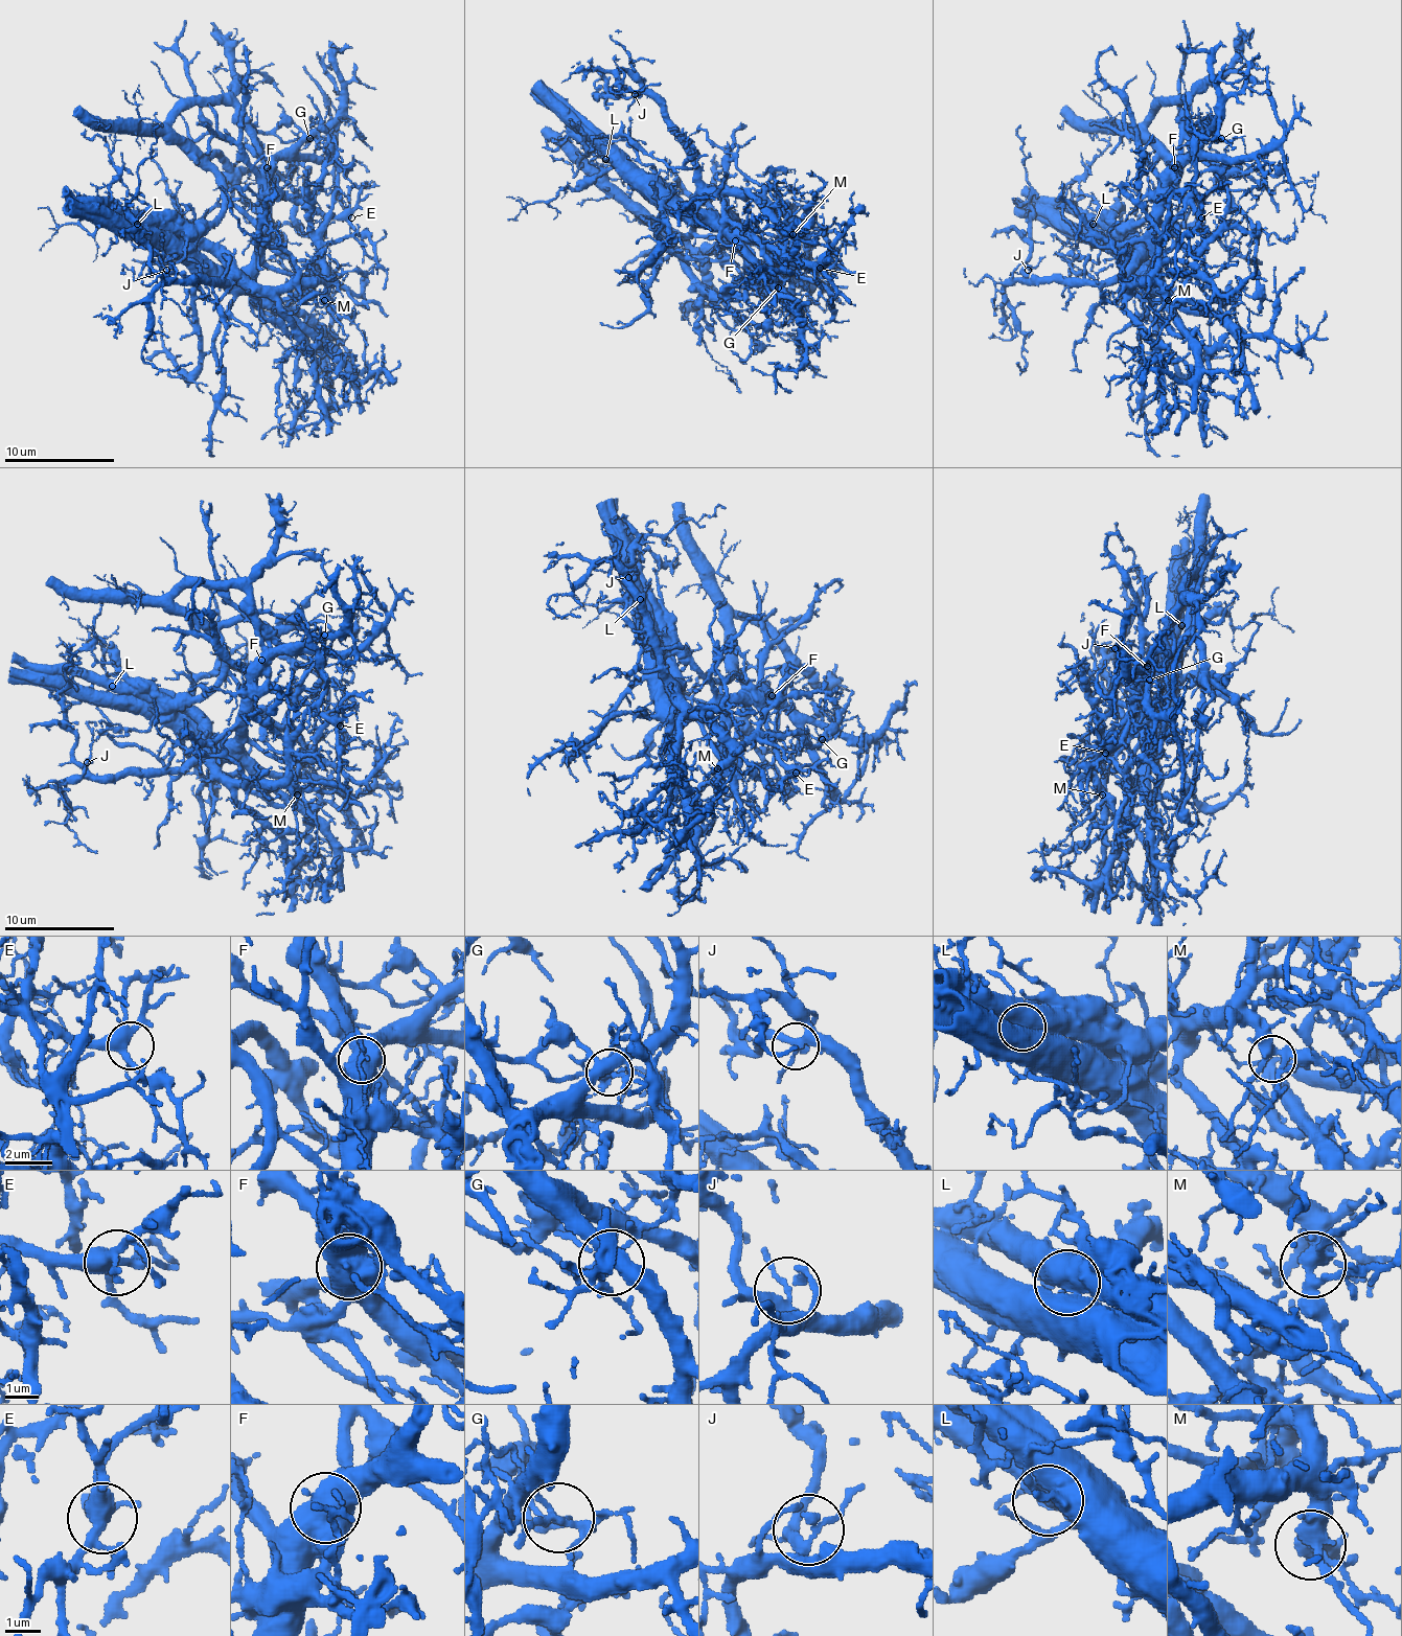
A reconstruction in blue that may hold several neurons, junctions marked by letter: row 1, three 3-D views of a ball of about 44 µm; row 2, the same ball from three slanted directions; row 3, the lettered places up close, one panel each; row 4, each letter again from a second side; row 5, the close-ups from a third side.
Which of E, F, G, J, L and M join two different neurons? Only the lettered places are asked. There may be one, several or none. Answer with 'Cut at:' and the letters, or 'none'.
Cut at: F, G, L

